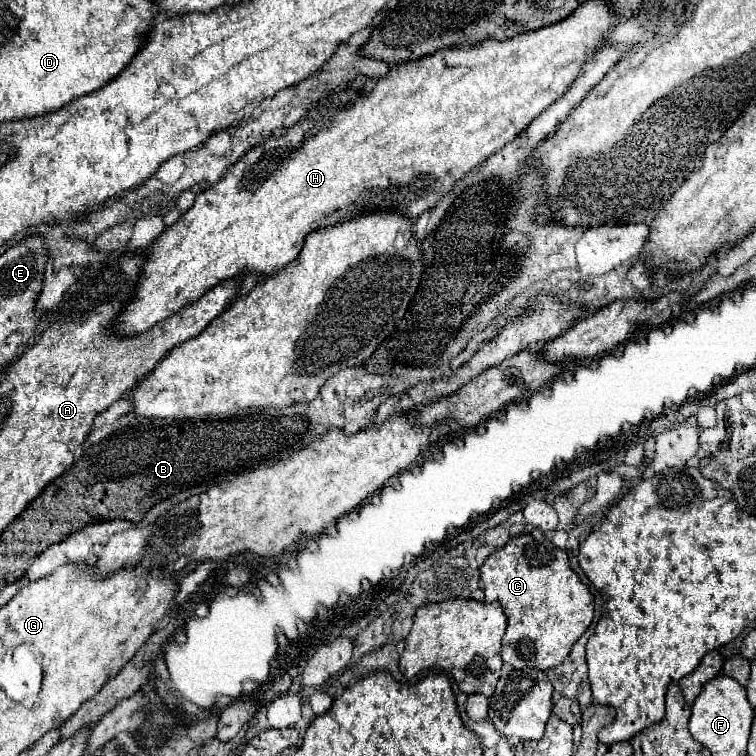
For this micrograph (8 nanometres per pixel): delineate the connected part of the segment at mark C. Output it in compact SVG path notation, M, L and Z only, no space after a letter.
M522 534L512 538L504 548L496 550L488 556L484 566L480 568L482 590L486 594L486 602L500 602L504 614L508 616L508 628L502 638L502 662L512 664L514 668L540 668L550 670L566 660L574 642L588 630L594 618L594 598L588 586L572 572L568 566L566 550L560 550L546 536Z

